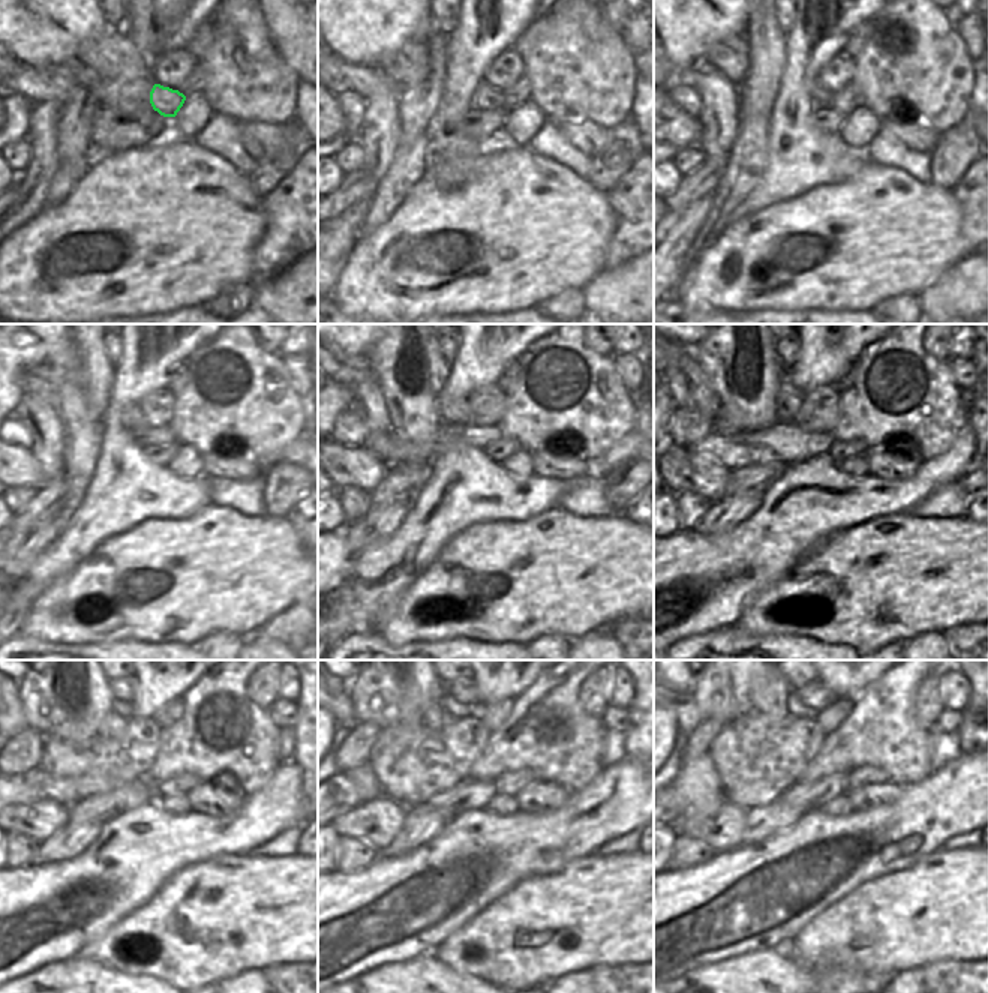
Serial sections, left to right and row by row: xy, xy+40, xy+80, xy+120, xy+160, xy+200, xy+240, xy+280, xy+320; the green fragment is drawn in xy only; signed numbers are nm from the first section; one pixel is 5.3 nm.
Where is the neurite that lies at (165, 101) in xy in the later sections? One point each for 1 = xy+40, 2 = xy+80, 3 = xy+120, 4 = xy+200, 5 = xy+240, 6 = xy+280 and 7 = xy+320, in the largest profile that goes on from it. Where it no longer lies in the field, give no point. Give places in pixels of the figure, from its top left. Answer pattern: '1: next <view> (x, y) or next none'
1: next xy+40 (485, 96)
2: next xy+80 (820, 98)
3: next xy+120 (132, 419)
4: next xy+200 (789, 399)
5: next xy+240 (113, 726)
6: next xy+280 (437, 717)
7: next xy+320 (769, 690)

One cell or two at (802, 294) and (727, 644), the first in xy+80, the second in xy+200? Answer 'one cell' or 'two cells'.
two cells

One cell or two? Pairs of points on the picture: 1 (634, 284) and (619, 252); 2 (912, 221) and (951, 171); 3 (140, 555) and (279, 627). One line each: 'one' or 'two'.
1: two
2: two
3: two

